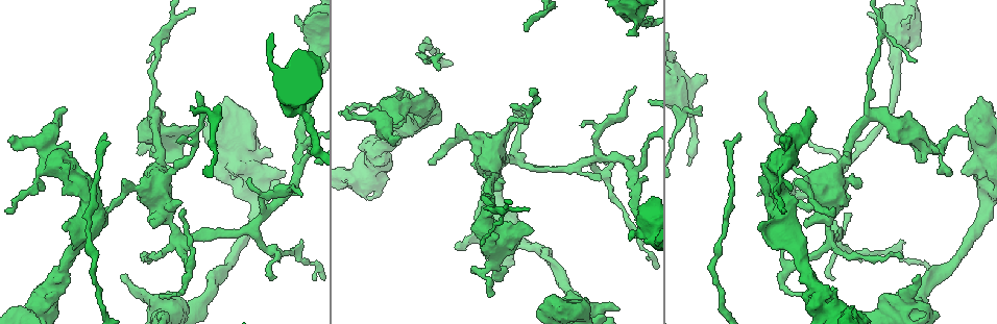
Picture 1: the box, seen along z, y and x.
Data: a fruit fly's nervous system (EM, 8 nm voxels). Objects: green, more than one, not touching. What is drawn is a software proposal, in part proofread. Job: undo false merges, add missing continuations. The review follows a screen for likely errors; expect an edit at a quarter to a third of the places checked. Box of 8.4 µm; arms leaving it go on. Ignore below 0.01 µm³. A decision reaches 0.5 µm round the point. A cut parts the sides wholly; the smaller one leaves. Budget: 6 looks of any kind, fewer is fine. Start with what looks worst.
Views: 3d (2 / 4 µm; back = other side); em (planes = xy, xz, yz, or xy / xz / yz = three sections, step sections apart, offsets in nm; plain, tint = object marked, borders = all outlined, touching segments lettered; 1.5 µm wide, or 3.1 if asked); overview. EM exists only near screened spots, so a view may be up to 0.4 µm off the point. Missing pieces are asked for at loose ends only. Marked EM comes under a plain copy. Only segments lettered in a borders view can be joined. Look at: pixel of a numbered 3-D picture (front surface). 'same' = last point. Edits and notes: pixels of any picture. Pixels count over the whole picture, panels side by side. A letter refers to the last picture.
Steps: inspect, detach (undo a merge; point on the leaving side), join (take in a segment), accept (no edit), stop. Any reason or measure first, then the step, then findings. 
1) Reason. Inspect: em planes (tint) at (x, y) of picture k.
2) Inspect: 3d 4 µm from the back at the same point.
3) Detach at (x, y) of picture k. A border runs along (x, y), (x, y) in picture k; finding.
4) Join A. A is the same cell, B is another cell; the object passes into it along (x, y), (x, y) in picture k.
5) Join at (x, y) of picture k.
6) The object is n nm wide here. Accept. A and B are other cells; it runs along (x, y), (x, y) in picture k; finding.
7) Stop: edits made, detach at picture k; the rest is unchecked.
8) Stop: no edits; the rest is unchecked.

An open end. Inspect: 3d 4 µm at (66, 109) of picture 1.

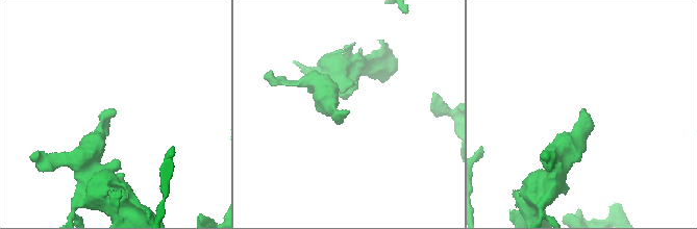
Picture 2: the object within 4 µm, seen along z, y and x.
Inspect: em xz step 4 (tint) at (114, 109) of picture 2.

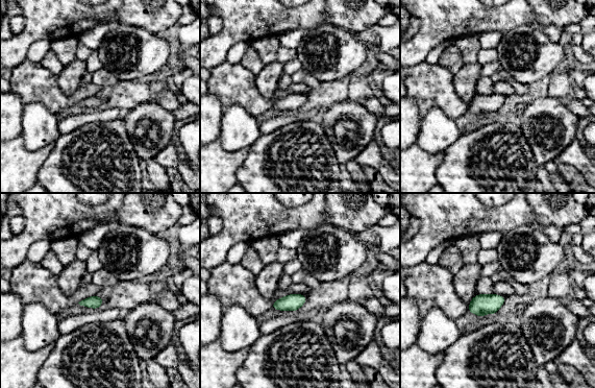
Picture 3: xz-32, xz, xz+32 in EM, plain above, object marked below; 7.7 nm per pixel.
Another direction. Inspect: em planes (borders) at the same point.

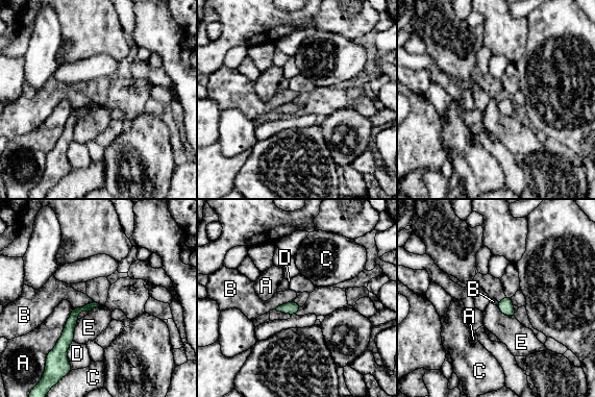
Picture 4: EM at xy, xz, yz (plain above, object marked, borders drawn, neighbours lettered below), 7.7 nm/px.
Accept. A, B, C, D and E are other cells; a border runs along (94, 301), (73, 307) in picture 4; no lettered segment goes on from it.

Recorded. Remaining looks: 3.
Free end. Inspect: 3d 4 µm at (705, 77) of picture 1.

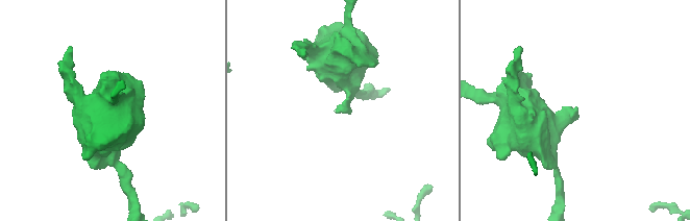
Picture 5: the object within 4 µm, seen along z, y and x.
Inspect: em xz step 4 (borders) at (338, 112) of picture 5.

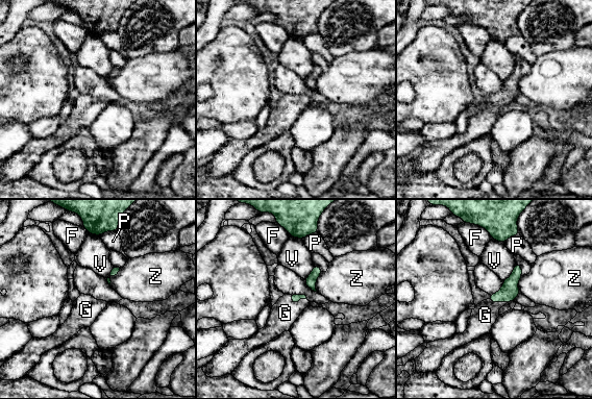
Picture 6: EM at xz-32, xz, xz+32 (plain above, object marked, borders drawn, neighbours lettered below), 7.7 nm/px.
Join G. G is the same cell, F, P, V and Z are other cells; the object passes into it along (295, 298), (298, 300), (285, 313) in picture 6; the neuron continues.

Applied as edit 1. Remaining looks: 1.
Stop: edits made, join at picture 6; the rest is unchecked.

